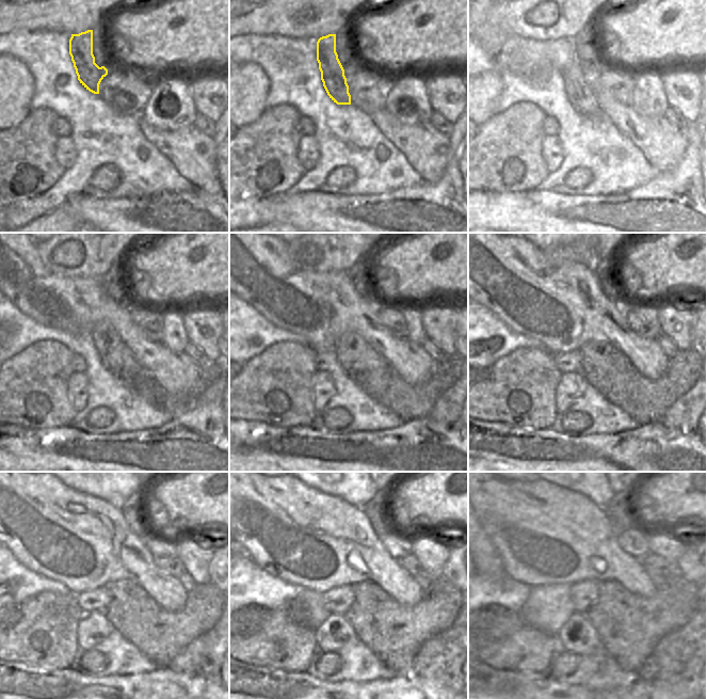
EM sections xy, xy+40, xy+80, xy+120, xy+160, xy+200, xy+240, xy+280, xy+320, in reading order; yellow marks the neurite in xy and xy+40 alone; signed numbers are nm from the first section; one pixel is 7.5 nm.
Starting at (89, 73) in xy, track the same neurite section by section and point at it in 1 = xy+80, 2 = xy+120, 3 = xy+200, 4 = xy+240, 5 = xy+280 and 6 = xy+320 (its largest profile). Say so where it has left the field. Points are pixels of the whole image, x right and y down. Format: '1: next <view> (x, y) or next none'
1: next xy+80 (583, 100)
2: next xy+120 (116, 358)
3: next xy+200 (605, 366)
4: next xy+240 (159, 634)
5: next xy+280 (394, 632)
6: next xy+320 (629, 625)

